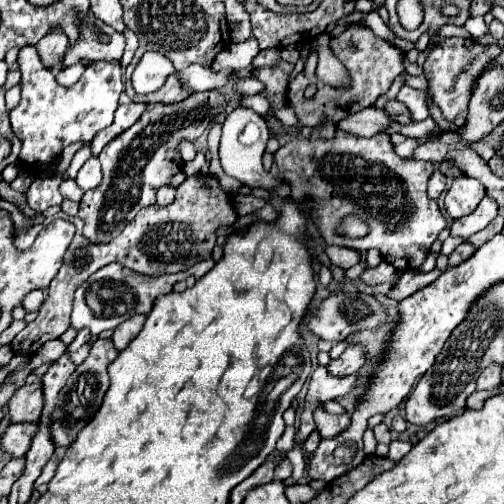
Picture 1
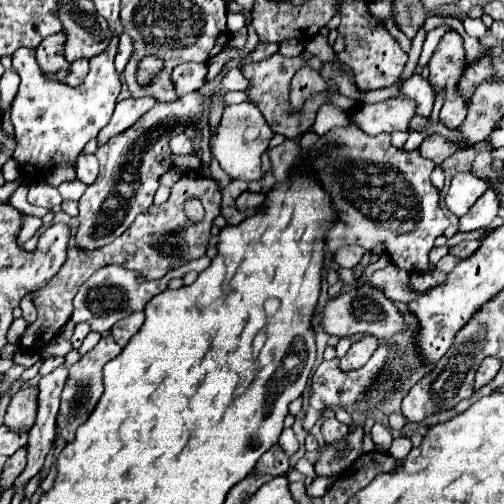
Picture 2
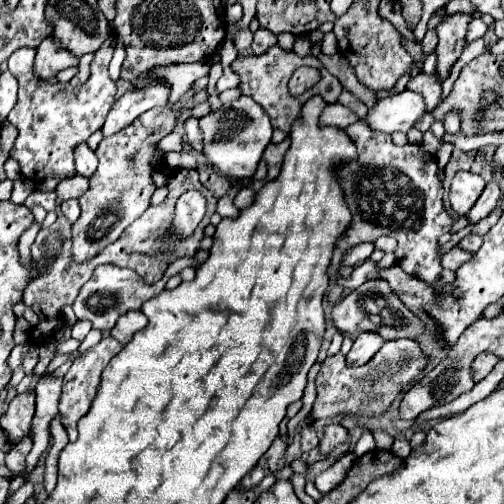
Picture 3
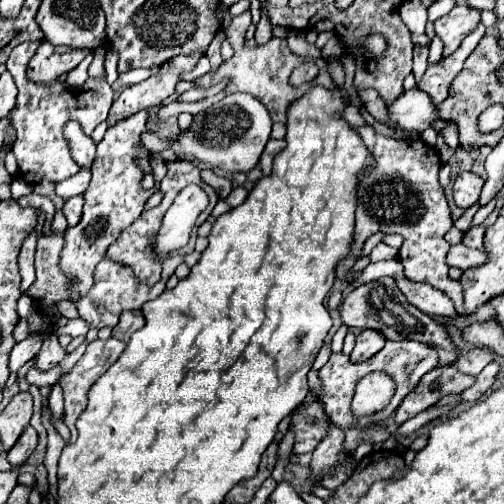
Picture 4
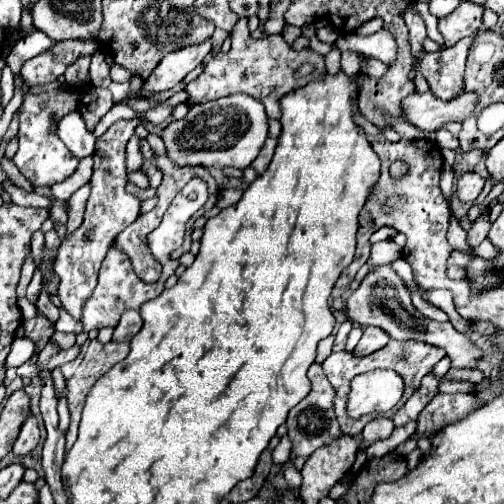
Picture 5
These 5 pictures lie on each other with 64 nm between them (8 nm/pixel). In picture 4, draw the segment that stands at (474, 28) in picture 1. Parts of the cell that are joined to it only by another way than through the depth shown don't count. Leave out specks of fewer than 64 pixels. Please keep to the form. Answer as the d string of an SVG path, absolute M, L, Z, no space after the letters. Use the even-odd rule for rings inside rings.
M478 24L478 28L466 36L466 40L460 44L460 48L452 56L442 56L438 62L428 64L424 78L422 78L422 84L420 84L420 90L428 92L434 100L434 104L440 104L448 98L448 92L450 92L454 78L458 76L468 54L476 48L476 44L484 36L484 30L486 30L484 24Z

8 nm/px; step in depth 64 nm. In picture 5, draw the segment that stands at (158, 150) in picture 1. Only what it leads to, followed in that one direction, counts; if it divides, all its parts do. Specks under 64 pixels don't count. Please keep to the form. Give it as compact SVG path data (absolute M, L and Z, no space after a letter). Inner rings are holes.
M118 120L114 122L98 140L96 140L96 152L94 152L94 172L92 172L92 194L86 202L84 222L82 226L72 234L66 236L60 244L54 270L60 278L58 296L62 300L62 308L74 318L80 320L84 302L88 296L92 296L96 288L96 276L100 270L100 264L106 256L108 246L116 240L116 236L128 228L136 218L140 210L140 200L126 192L126 166L124 166L124 154L126 154L126 142L134 134L134 128L140 124L140 120Z

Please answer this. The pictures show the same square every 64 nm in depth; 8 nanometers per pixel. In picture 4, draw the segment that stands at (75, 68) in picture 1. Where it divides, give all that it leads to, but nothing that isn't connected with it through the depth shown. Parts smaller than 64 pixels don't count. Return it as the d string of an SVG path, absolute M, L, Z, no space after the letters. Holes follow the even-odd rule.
M92 56L84 58L76 68L72 68L72 70L68 72L66 82L68 82L70 86L74 86L74 88L82 86L82 84L88 80L88 66L90 66L90 62L92 62Z

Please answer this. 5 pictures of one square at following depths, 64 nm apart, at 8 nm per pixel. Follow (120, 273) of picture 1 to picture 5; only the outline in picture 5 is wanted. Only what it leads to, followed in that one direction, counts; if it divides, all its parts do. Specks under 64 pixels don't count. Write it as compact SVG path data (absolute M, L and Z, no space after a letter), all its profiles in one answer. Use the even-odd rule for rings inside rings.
M114 250L114 252L108 252L104 262L102 262L102 268L100 268L100 274L98 274L98 286L94 288L94 294L90 296L90 300L84 304L84 312L82 312L82 326L86 332L90 330L100 330L100 328L116 328L120 316L124 310L128 308L134 308L138 310L144 302L156 298L162 290L164 290L164 282L168 276L174 274L174 270L178 268L178 260L164 260L164 270L162 270L162 276L158 282L144 282L136 276L136 272L132 270L132 264L128 260L128 256L122 252L122 250Z

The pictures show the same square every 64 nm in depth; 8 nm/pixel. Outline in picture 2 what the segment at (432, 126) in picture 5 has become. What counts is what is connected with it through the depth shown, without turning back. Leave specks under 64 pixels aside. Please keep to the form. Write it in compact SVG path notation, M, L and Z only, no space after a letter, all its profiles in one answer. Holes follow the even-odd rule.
M400 94L396 98L390 98L378 104L364 104L352 116L352 122L360 124L364 132L374 136L380 132L408 130L408 124L414 116L416 116L416 102Z

